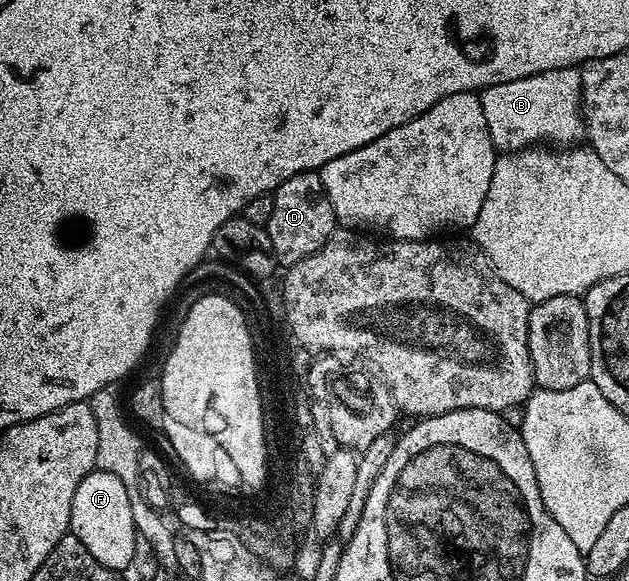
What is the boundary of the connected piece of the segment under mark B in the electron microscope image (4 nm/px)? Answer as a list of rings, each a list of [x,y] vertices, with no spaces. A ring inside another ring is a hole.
[[[561,68],[532,74],[528,78],[516,78],[516,82],[500,82],[480,92],[482,110],[490,141],[499,153],[521,152],[531,146],[570,146],[584,132],[584,121],[580,111],[582,74],[578,68]]]

